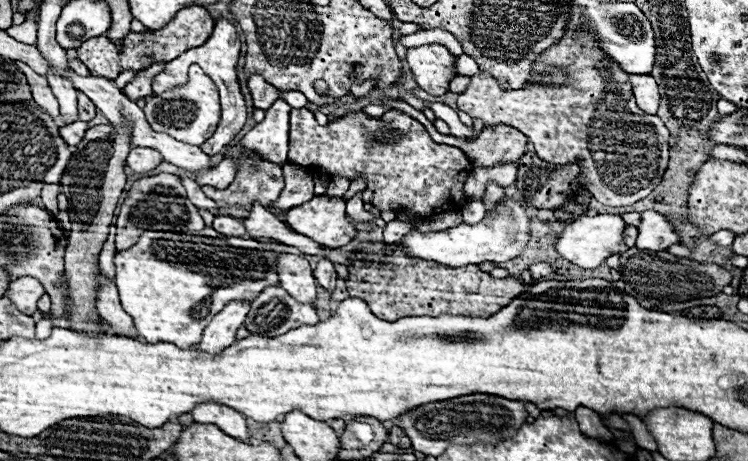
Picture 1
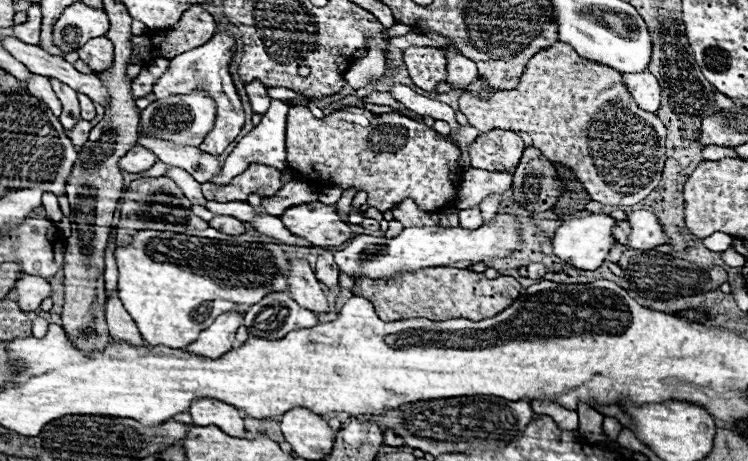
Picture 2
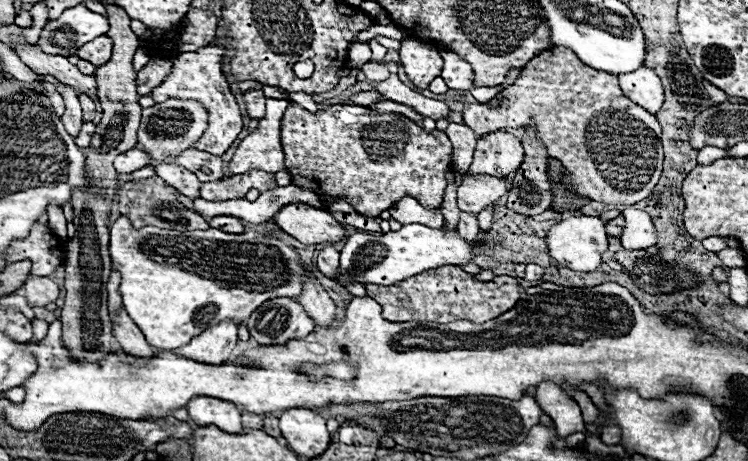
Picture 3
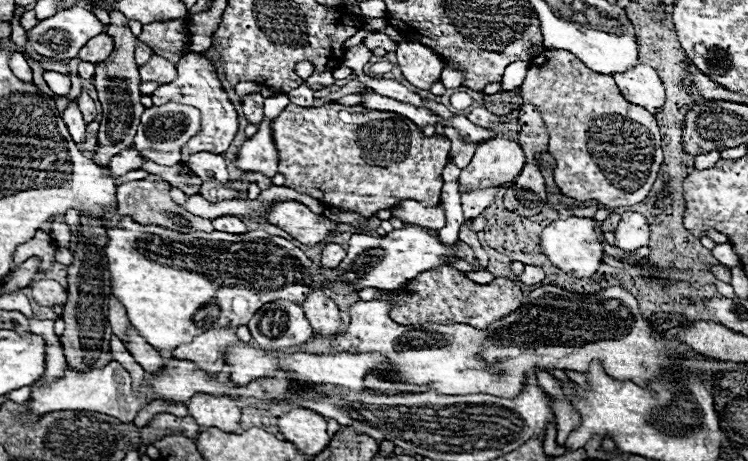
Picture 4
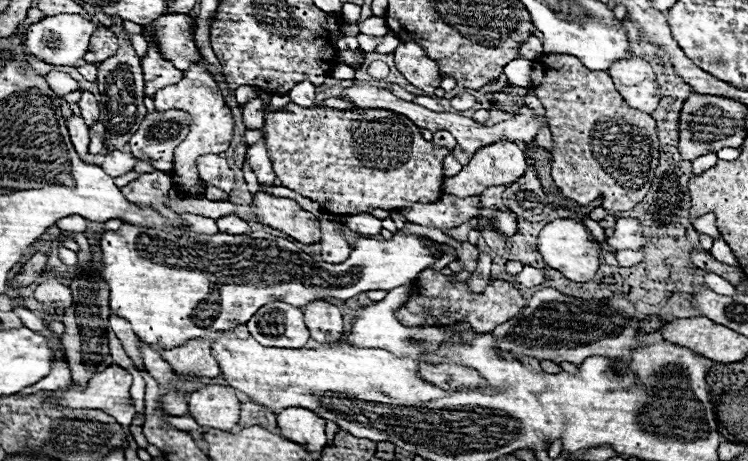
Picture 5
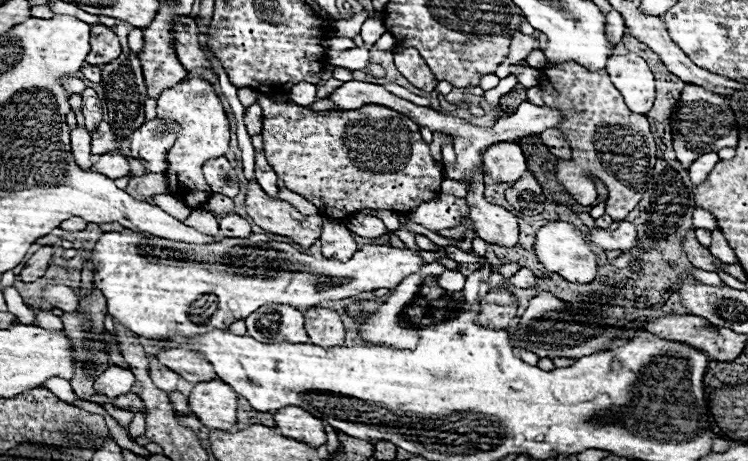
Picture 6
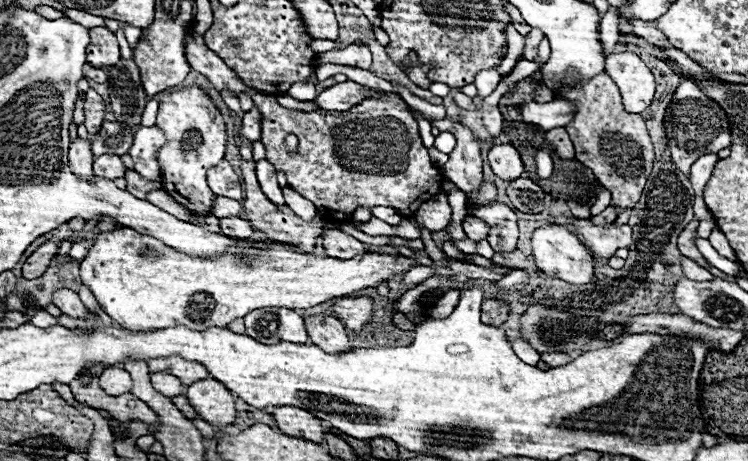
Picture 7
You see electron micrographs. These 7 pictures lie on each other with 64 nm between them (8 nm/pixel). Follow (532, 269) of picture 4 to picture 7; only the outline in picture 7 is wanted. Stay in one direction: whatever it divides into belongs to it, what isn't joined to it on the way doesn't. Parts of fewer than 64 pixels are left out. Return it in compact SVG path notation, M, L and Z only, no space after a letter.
M512 270L508 276L502 276L496 284L504 290L522 290L528 286L528 274L524 270Z

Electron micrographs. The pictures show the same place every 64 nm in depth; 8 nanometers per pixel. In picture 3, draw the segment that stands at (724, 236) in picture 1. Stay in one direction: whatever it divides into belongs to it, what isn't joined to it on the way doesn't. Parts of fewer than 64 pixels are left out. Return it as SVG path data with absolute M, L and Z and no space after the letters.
M708 236L708 238L704 238L704 240L702 240L702 244L704 244L704 248L706 248L706 250L710 250L710 252L720 252L722 248L726 248L726 246L728 246L724 236Z

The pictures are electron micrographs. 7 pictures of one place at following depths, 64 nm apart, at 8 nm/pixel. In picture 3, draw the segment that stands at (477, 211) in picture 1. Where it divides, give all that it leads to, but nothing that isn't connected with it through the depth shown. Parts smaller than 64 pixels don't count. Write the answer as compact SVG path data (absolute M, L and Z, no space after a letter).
M460 212L460 222L458 222L458 230L466 240L474 240L476 232L478 232L478 218L472 212Z

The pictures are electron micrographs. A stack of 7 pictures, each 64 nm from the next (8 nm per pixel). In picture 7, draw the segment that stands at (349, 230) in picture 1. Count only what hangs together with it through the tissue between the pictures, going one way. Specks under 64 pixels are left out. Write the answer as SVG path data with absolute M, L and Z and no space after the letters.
M242 160L242 174L244 174L244 184L246 184L246 200L244 200L244 210L250 218L250 224L258 230L262 230L270 240L282 242L282 244L292 244L302 252L312 252L316 240L322 236L324 230L324 220L320 216L316 216L312 222L304 222L300 216L296 216L288 206L276 206L272 202L268 202L268 198L264 196L264 192L258 186L256 174L254 174L256 162L244 162Z

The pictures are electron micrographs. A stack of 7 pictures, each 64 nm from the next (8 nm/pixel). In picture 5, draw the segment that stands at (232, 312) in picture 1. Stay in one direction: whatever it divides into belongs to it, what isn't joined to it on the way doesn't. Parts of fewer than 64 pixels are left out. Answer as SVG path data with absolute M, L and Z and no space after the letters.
M210 332L172 350L162 350L162 358L176 374L184 374L196 380L216 378L220 376L220 366L216 358L212 358L212 338L220 338L220 334L224 332Z

